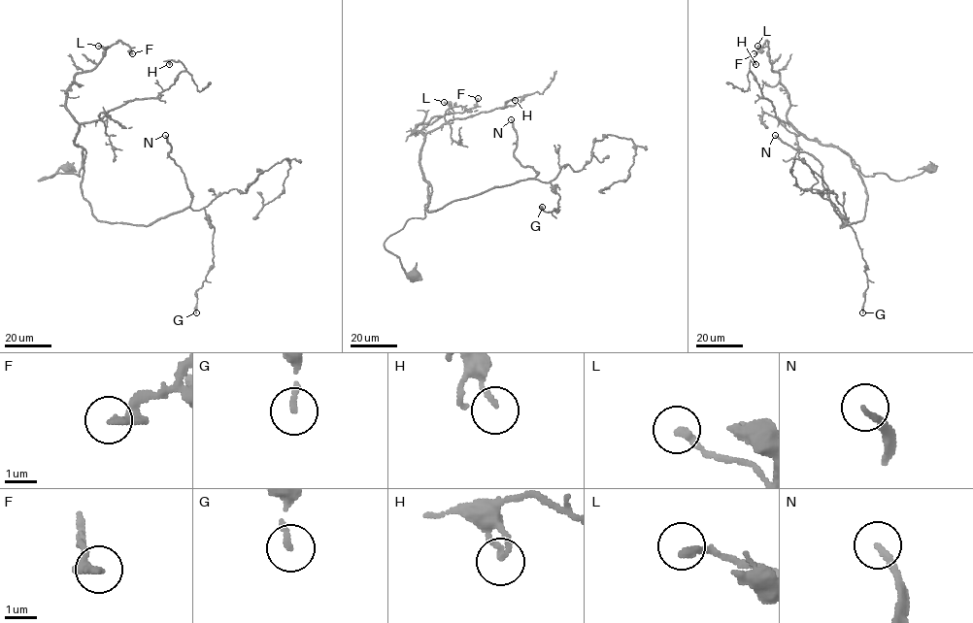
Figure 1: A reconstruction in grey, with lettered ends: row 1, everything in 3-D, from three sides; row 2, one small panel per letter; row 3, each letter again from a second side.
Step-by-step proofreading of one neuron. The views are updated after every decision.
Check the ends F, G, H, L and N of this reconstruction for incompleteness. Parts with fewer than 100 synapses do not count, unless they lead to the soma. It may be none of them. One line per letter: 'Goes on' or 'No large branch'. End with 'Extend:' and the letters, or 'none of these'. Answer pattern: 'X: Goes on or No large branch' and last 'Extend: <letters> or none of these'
F: No large branch
G: No large branch
H: No large branch
L: No large branch
N: Goes on
Extend: N

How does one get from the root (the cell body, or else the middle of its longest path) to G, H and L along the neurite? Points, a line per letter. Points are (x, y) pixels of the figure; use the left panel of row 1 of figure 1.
G: (67, 168), (39, 180), (80, 176), (83, 149), (81, 191), (99, 220), (205, 210), (213, 267), (196, 312)
H: (67, 168), (39, 180), (80, 176), (86, 151), (74, 142), (78, 126), (155, 97), (186, 70), (169, 64)
L: (67, 168), (39, 180), (80, 176), (86, 151), (75, 144), (66, 91), (99, 62), (108, 47), (98, 46)

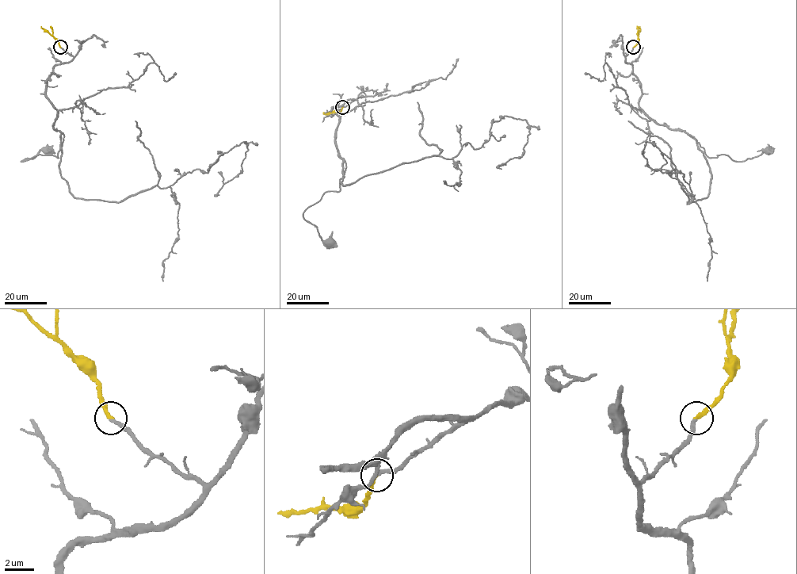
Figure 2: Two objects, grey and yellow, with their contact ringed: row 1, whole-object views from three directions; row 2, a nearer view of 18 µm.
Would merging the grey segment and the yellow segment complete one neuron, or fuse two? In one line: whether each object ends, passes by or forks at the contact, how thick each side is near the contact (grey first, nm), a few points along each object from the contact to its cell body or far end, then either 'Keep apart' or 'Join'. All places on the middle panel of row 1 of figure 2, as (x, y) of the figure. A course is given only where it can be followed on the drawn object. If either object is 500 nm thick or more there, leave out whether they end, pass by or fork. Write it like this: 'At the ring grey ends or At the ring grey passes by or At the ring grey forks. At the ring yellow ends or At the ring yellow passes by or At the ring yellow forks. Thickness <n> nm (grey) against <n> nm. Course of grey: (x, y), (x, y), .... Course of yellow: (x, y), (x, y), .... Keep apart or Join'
At the ring grey ends. At the ring yellow ends. Thickness 240 nm (grey) against 260 nm. Course of grey: (342, 107), (328, 116), (339, 116), (340, 190), (303, 213), (329, 242). Course of yellow: (342, 107), (340, 112), (325, 114), (323, 112). Join

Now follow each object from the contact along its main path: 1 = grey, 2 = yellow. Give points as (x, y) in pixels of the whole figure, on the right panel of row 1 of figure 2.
1: (633, 47), (626, 62), (640, 84), (639, 106), (657, 124), (684, 130), (709, 157), (739, 162), (768, 151)
2: (633, 47), (638, 41), (640, 29), (638, 28)

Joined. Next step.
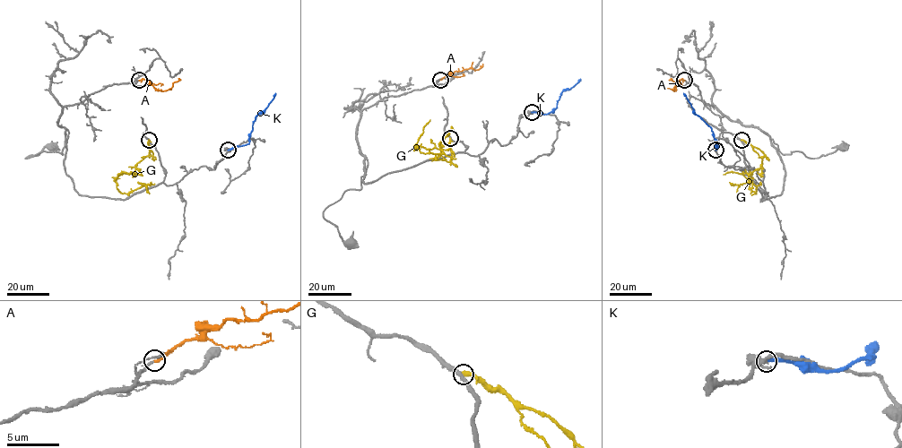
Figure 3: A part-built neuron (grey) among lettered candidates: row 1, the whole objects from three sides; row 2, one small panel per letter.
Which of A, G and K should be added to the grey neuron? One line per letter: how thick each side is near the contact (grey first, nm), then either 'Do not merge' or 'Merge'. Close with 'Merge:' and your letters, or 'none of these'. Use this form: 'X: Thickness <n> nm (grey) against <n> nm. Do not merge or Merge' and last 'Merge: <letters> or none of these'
A: Thickness 200 nm (grey) against 220 nm. Merge
G: Thickness 320 nm (grey) against 360 nm. Do not merge
K: Thickness 240 nm (grey) against 260 nm. Do not merge
Merge: A

